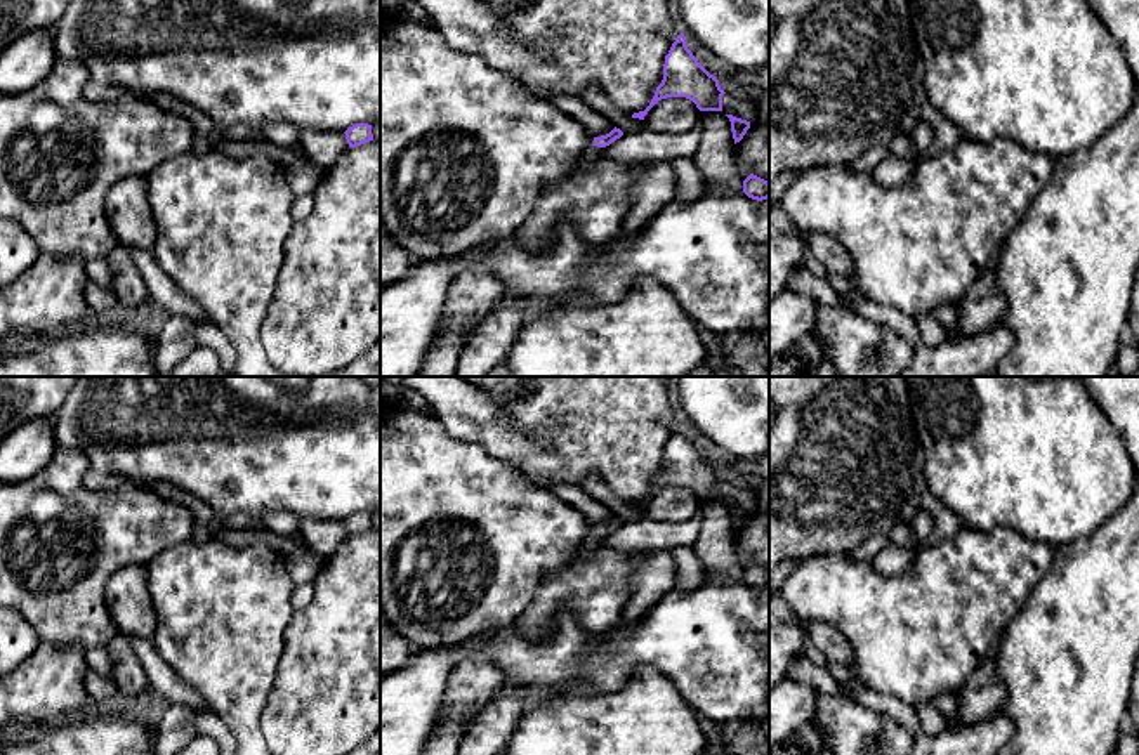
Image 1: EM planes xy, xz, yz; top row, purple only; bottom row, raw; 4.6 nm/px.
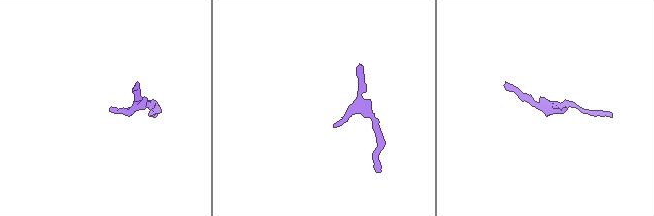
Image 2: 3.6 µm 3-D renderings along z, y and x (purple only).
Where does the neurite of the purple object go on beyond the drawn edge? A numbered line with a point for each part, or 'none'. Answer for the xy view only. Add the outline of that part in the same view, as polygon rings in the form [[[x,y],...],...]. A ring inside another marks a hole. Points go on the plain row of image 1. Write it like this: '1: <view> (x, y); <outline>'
none

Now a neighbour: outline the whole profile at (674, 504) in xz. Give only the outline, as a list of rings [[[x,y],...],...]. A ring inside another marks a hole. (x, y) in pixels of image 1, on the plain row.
[[[686,486],[658,489],[644,505],[646,517],[662,522],[684,522],[700,509],[701,500]]]

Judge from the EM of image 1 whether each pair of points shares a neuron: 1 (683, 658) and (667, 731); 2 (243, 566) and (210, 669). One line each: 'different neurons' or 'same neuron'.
1: different neurons
2: same neuron

